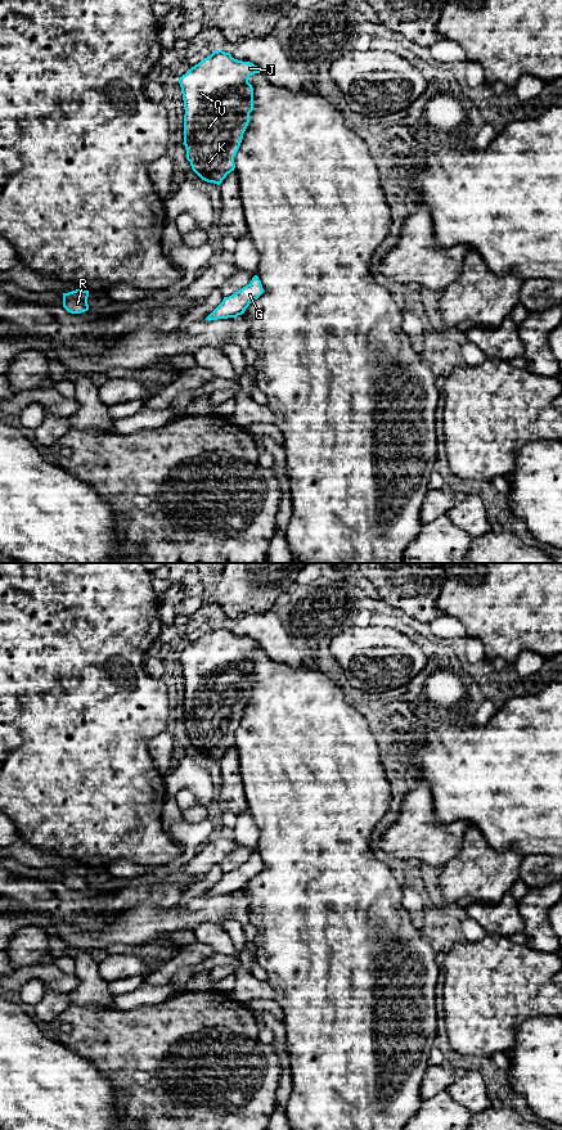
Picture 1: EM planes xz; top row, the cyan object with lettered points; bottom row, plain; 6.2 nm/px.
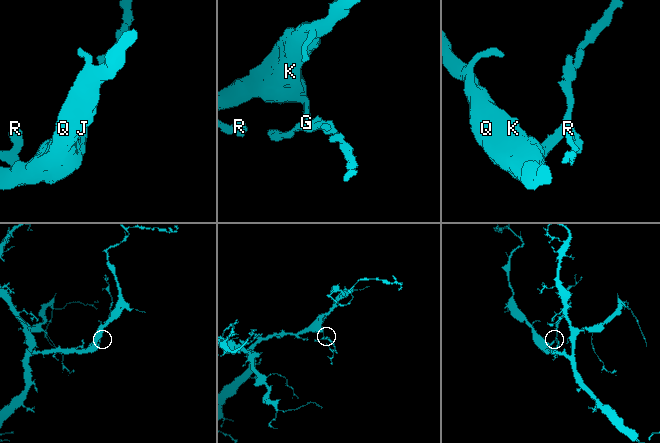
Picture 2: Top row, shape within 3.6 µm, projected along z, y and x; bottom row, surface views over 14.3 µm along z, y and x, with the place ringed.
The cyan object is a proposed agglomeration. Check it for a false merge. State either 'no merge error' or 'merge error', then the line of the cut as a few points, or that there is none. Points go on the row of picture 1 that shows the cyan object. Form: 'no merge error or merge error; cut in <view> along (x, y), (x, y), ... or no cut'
no merge error; no cut

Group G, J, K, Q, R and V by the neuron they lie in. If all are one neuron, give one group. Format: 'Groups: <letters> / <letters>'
Groups: G J K Q R V

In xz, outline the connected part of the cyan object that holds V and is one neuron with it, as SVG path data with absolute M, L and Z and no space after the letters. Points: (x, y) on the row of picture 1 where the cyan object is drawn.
M222 50L192 67L179 78L184 100L184 145L192 170L204 181L220 185L234 171L234 157L253 111L253 87L248 77L260 73L251 62L234 59Z

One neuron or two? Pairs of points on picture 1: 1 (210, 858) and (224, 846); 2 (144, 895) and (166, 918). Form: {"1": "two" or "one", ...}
{"1": "one", "2": "two"}

